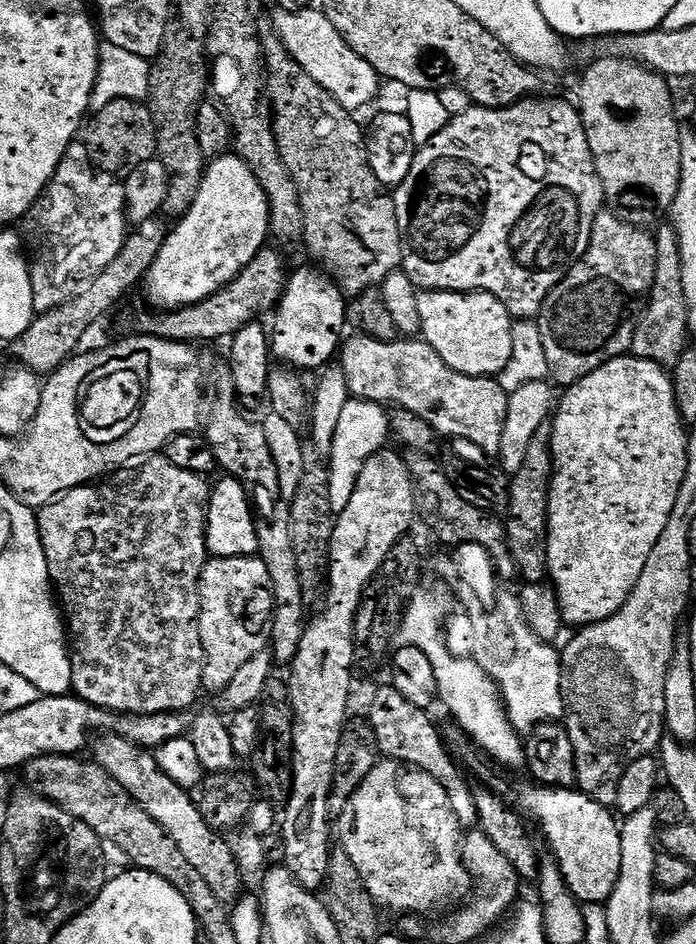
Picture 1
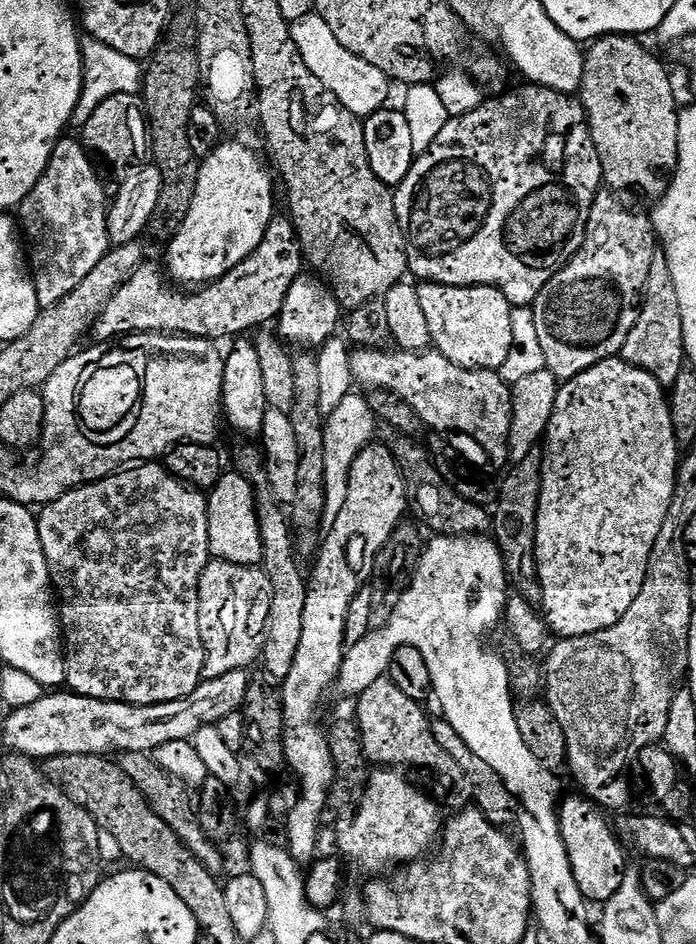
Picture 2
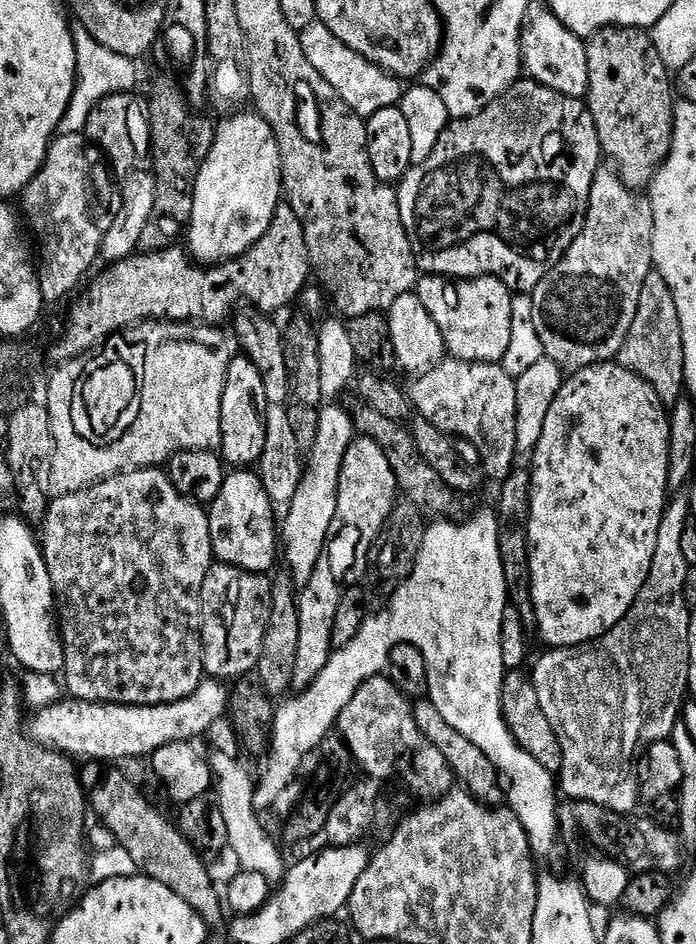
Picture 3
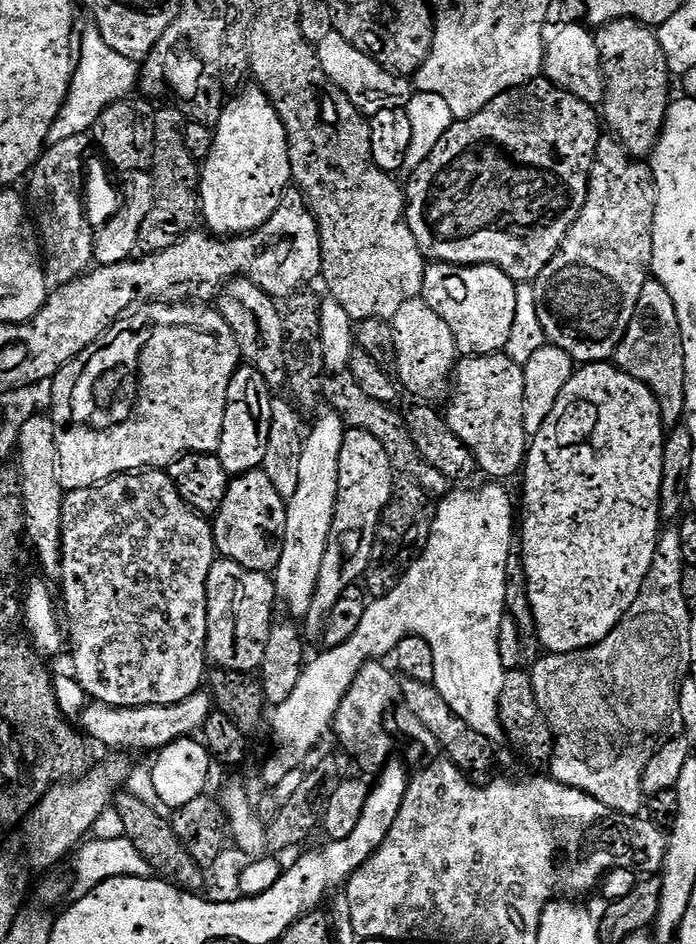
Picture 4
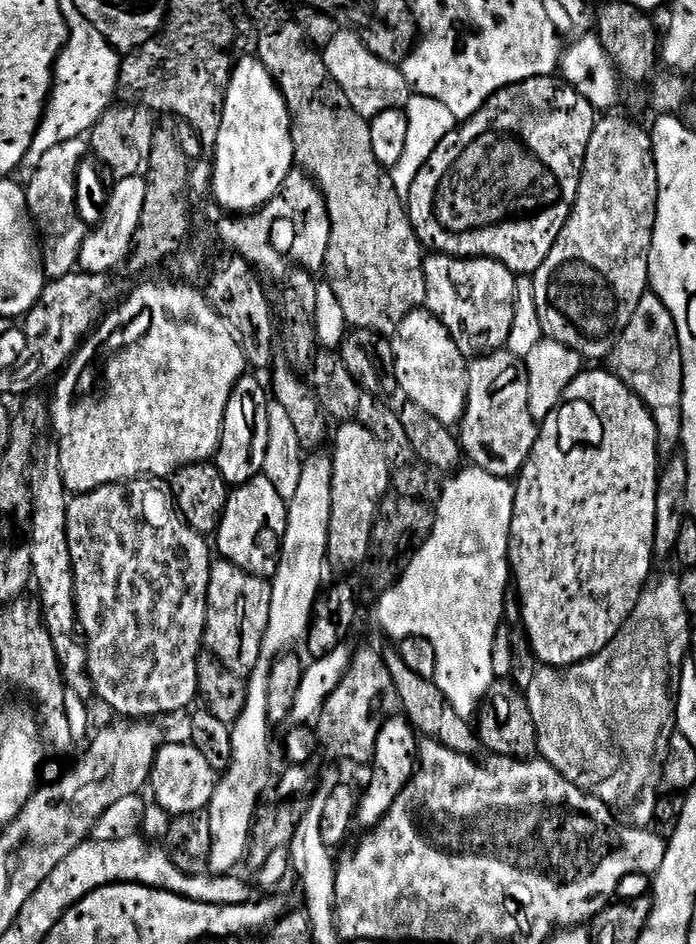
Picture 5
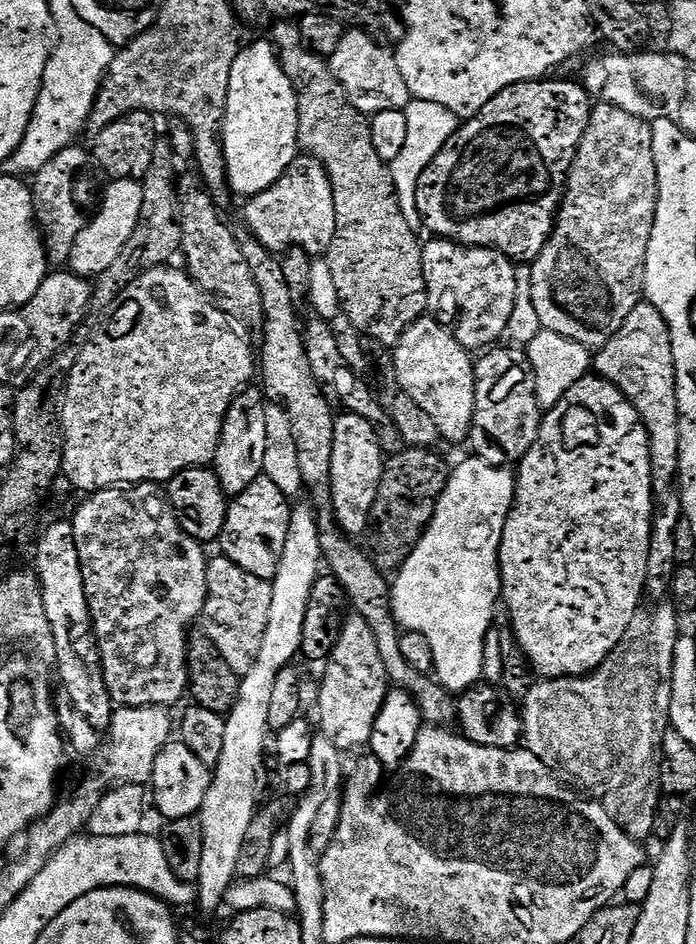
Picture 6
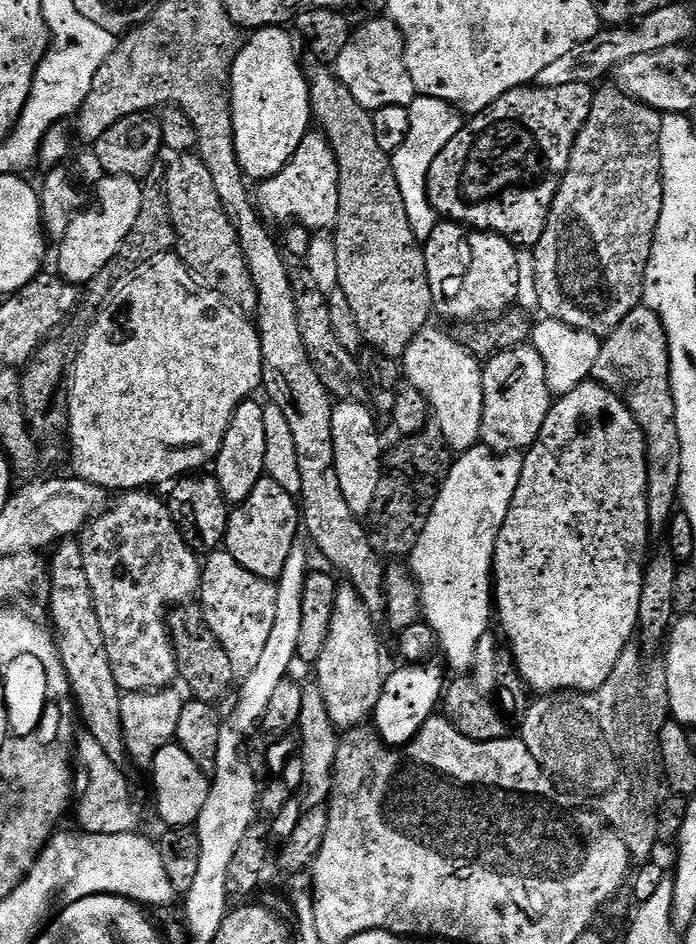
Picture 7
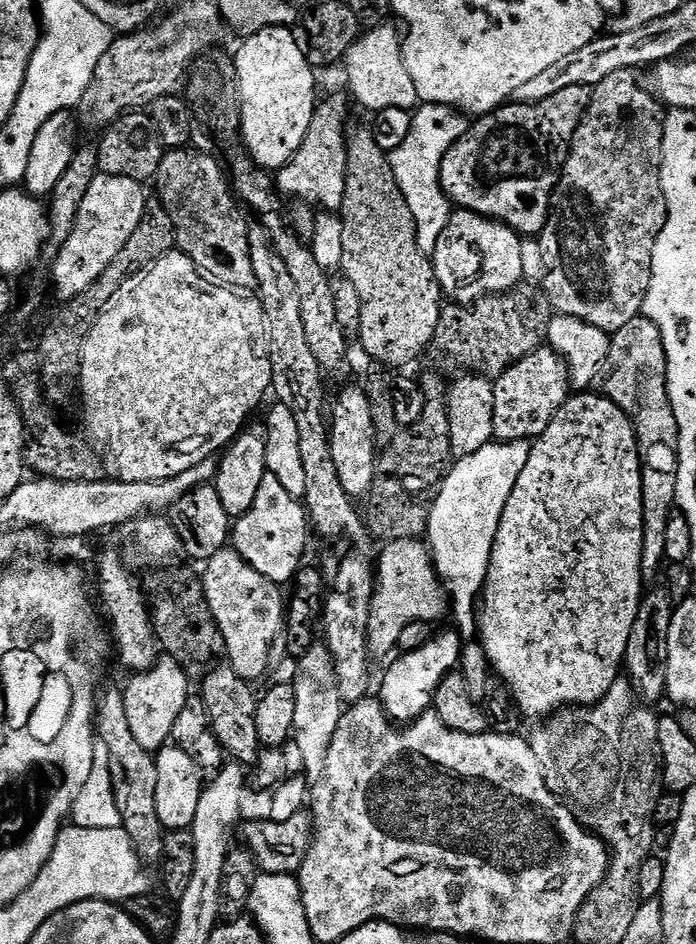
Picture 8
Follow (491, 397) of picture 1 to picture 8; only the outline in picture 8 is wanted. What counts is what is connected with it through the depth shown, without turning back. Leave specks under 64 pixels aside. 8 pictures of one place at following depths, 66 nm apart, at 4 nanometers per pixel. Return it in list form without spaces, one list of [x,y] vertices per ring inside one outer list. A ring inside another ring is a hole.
[[[547,346],[535,348],[516,364],[495,377],[493,383],[493,434],[497,441],[535,441],[556,416],[557,410],[568,401],[570,377],[568,369],[557,352]]]

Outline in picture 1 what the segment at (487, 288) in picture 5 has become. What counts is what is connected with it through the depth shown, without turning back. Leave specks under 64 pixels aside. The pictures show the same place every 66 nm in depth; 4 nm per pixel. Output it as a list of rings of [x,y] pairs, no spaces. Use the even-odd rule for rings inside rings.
[[[417,291],[419,335],[454,370],[467,376],[499,377],[510,362],[514,317],[488,292]]]

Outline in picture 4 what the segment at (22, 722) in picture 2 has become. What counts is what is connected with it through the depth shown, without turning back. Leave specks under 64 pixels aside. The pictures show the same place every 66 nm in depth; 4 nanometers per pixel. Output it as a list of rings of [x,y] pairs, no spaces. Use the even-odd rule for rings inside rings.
[[[201,690],[190,694],[190,698],[170,706],[142,706],[141,708],[88,706],[79,715],[78,723],[84,727],[83,735],[89,741],[97,740],[108,748],[133,748],[136,752],[150,751],[151,753],[153,750],[165,748],[170,742],[199,733],[201,725],[213,711],[211,695]]]

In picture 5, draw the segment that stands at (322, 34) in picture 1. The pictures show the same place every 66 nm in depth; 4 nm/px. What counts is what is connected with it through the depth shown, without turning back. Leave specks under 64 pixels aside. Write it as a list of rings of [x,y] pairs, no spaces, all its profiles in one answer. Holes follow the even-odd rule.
[[[337,31],[334,42],[323,49],[322,55],[330,74],[336,79],[346,98],[350,98],[354,110],[358,110],[358,114],[365,118],[373,118],[388,108],[399,108],[407,103],[410,89],[403,71],[393,61],[376,56],[359,31]]]

